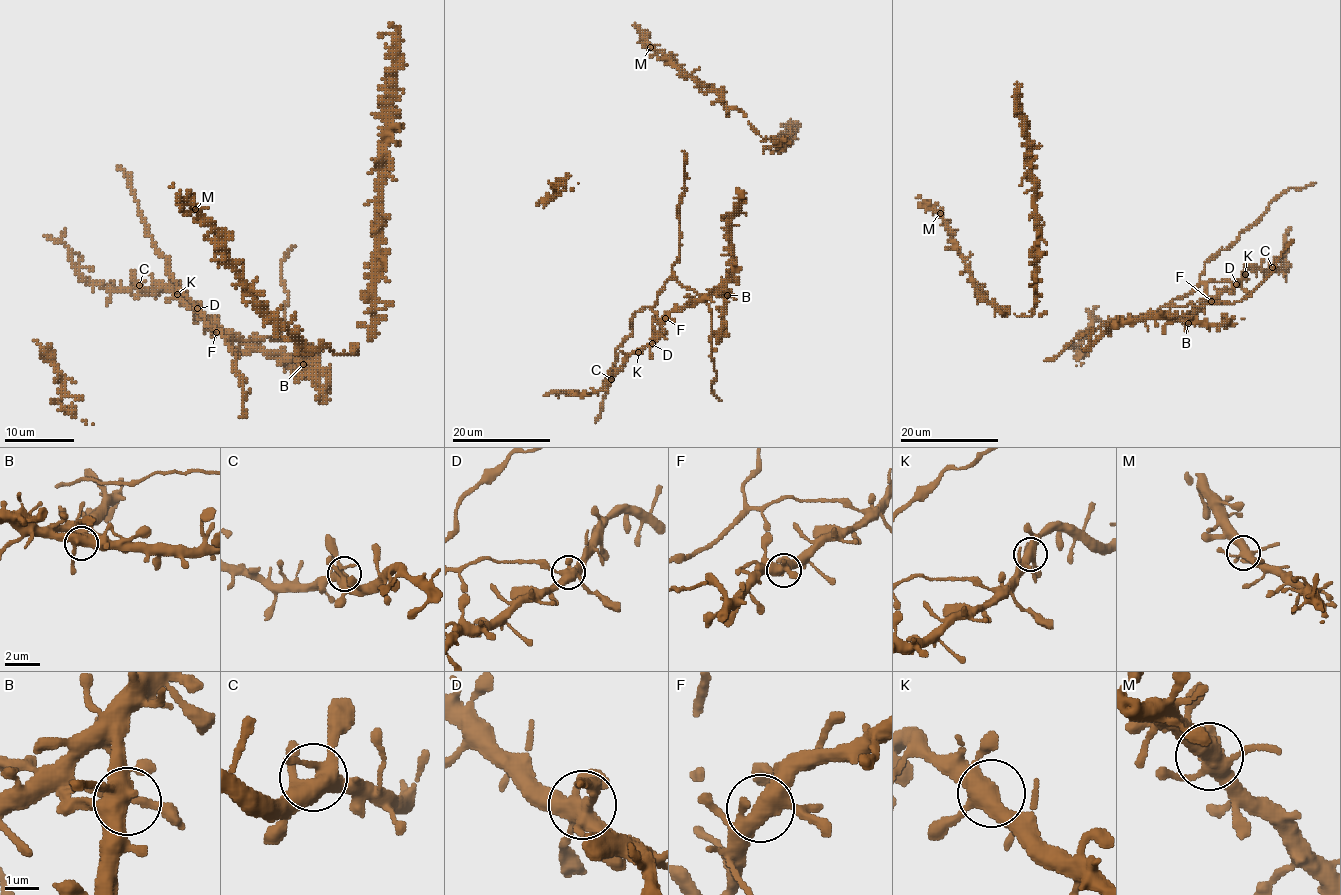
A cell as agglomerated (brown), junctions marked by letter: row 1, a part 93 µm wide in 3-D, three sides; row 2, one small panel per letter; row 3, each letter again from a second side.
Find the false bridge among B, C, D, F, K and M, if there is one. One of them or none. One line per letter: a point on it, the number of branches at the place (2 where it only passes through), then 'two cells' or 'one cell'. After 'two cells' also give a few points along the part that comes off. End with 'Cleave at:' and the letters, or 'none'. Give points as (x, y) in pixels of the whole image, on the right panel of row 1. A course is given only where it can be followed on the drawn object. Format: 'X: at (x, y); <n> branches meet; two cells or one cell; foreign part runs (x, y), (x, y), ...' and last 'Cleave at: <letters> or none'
B: at (1188, 323); 4 branches meet; one cell
C: at (1272, 267); 5 branches meet; one cell
D: at (1236, 284); 5 branches meet; one cell
F: at (1211, 301); 4 branches meet; one cell
K: at (1245, 274); 5 branches meet; one cell
M: at (940, 213); 5 branches meet; one cell
Cleave at: none

